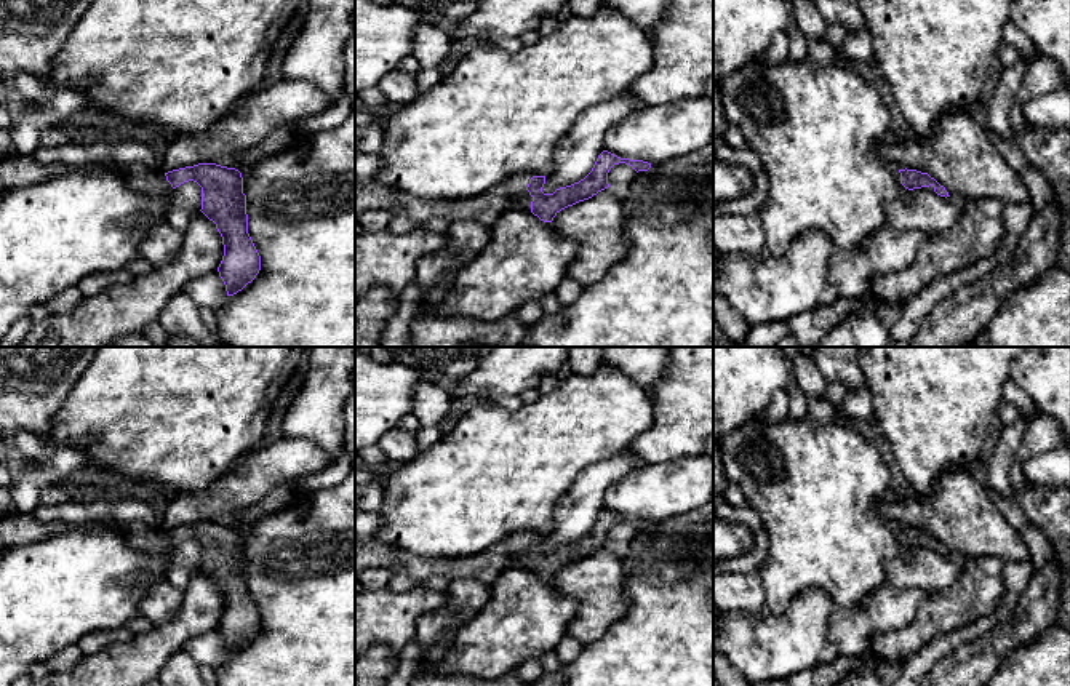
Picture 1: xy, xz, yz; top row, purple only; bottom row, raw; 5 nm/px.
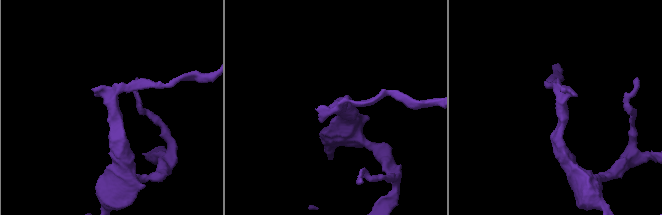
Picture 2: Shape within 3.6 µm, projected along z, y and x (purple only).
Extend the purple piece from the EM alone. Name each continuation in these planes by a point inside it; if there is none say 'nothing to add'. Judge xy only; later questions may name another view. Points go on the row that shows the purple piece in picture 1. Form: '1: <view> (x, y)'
1: xy (141, 178)

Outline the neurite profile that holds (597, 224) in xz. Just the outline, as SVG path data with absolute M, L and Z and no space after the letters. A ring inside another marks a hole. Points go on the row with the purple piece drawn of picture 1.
M611 187L561 209L552 224L577 243L577 254L568 265L566 277L582 286L598 281L630 246L622 203Z

